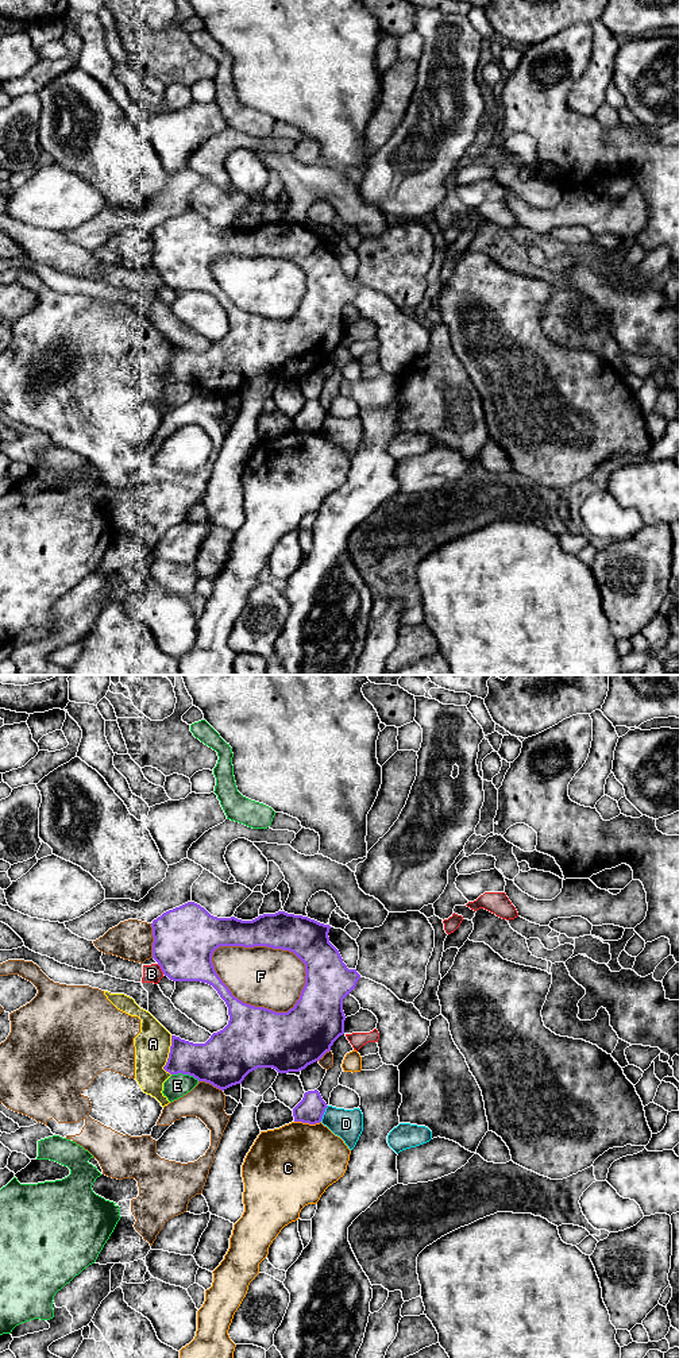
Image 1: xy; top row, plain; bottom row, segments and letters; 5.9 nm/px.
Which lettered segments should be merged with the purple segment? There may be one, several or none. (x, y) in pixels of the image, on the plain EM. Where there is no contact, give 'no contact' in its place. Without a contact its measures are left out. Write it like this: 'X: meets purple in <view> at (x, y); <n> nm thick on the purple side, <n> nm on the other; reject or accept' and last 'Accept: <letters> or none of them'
A: meets purple in xy at (169, 365); 240 nm thick on the purple side, 220 nm on the other; reject
B: meets purple in xy at (161, 277); 380 nm thick on the purple side, 110 nm on the other; reject
C: meets purple in xy at (308, 431); 160 nm thick on the purple side, 460 nm on the other; reject
D: meets purple in xy at (323, 423); 160 nm thick on the purple side, 180 nm on the other; reject
E: meets purple in xy at (185, 382); 320 nm thick on the purple side, 140 nm on the other; reject
F: meets purple in xy at (267, 255); 240 nm thick on the purple side, 360 nm on the other; reject
Accept: none of them

